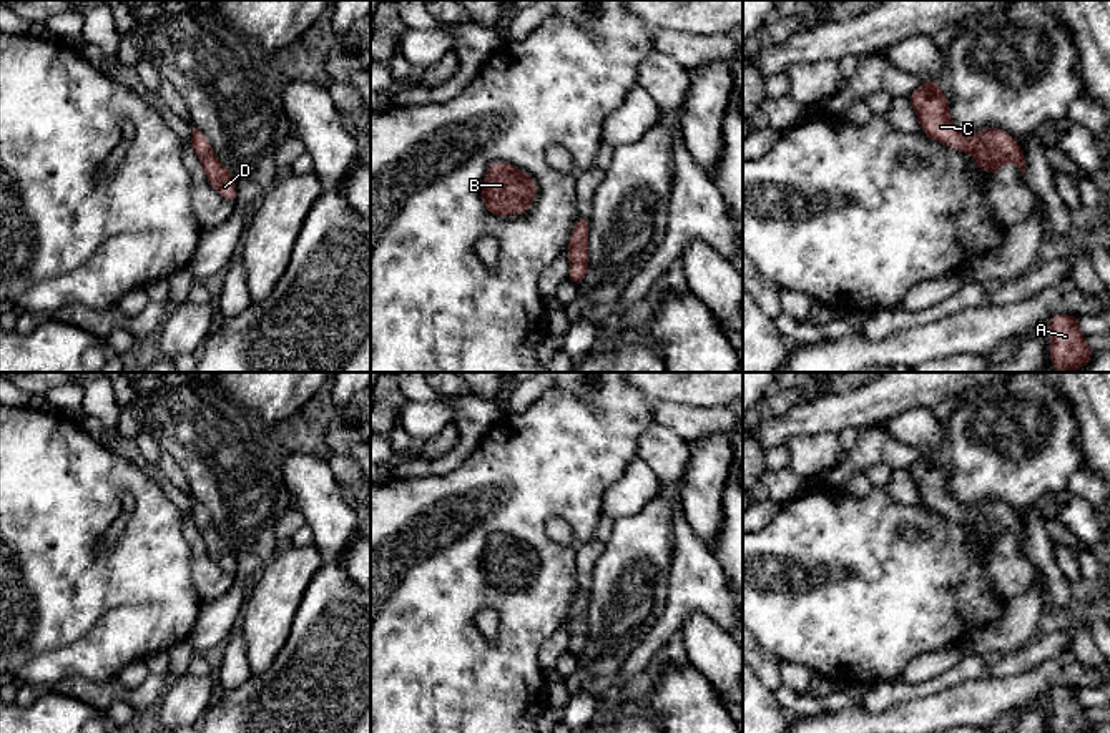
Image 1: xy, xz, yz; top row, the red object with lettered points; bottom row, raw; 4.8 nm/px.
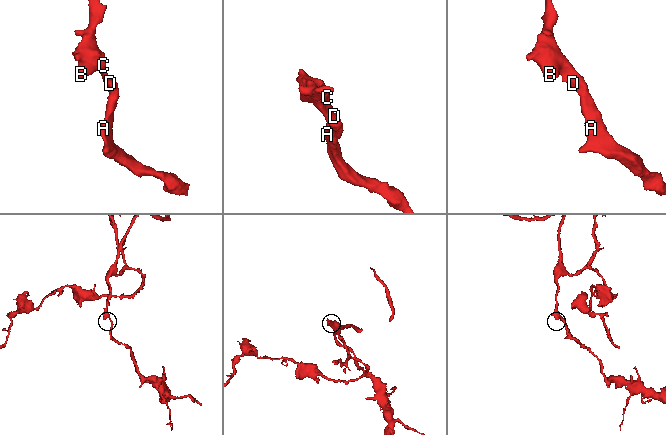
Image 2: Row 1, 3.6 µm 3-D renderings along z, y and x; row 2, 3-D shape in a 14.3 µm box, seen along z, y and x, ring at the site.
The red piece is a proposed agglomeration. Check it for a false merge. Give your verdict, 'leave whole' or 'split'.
leave whole

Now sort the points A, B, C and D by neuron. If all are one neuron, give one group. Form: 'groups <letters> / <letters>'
groups A B C D

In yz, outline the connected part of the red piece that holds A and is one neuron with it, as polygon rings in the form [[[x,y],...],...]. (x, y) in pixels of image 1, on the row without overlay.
[[[1054,686],[1047,693],[1049,711],[1052,716],[1050,733],[1090,733],[1093,723],[1087,718],[1078,703],[1078,688]]]

